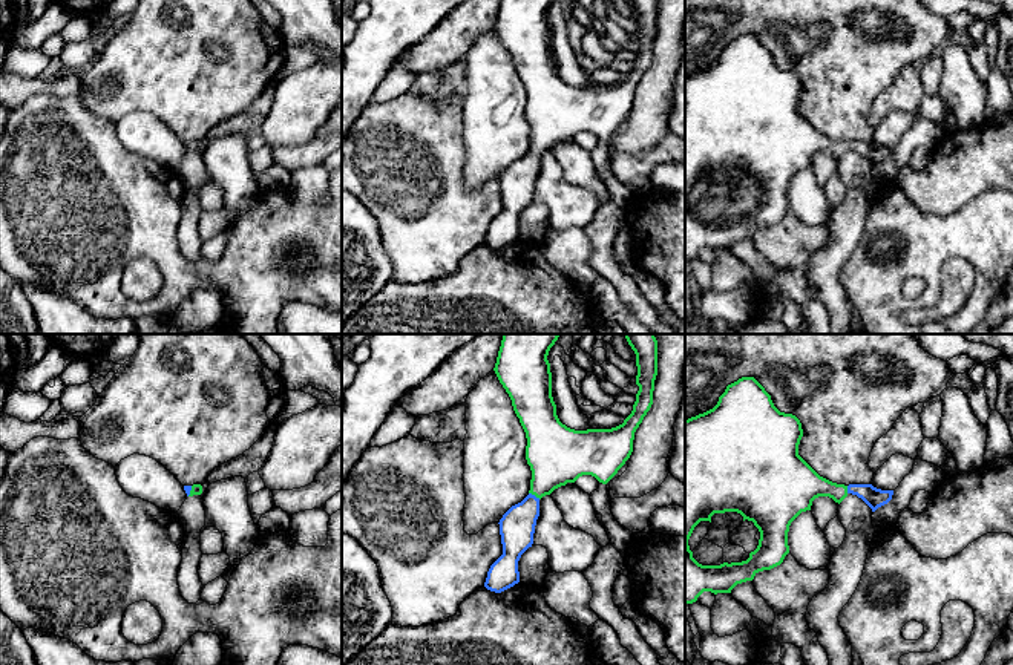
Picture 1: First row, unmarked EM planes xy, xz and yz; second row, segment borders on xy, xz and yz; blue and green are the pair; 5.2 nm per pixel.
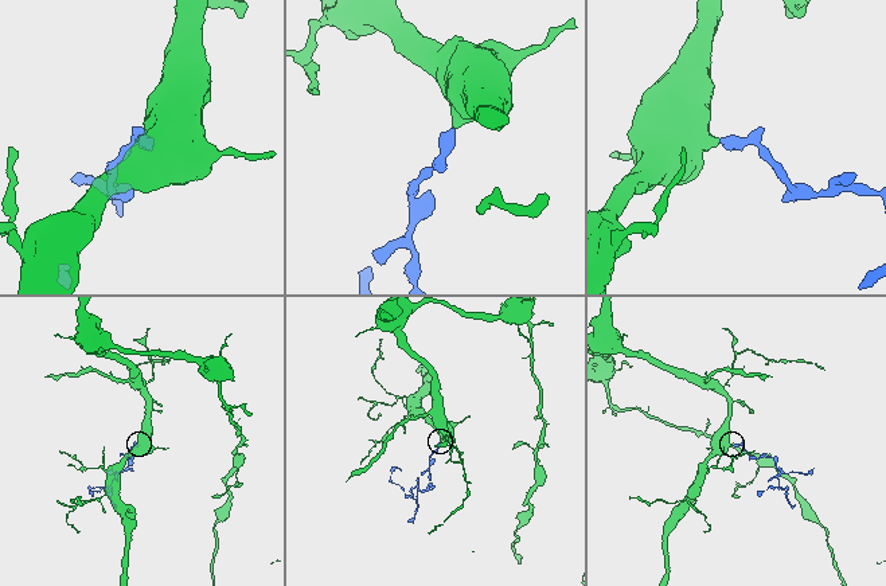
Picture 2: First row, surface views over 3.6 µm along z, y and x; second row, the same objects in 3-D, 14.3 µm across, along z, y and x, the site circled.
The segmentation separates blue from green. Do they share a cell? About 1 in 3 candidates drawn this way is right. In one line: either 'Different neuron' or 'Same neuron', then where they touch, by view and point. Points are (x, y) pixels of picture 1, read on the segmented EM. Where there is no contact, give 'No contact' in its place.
Same neuron. Touches blue at xz (534, 495)

